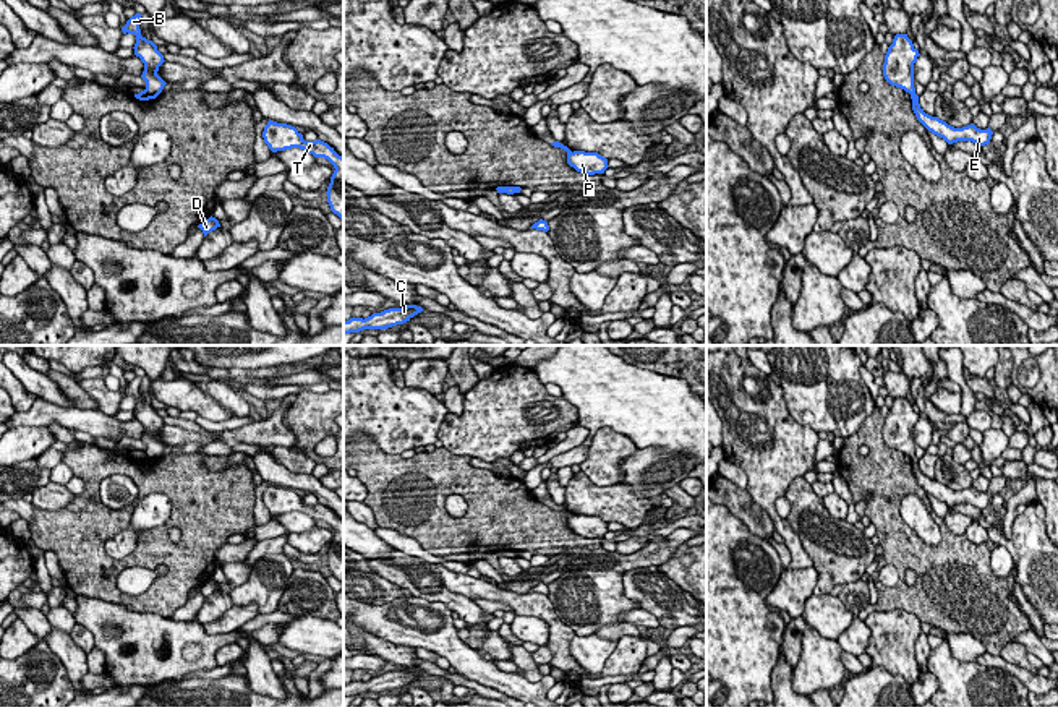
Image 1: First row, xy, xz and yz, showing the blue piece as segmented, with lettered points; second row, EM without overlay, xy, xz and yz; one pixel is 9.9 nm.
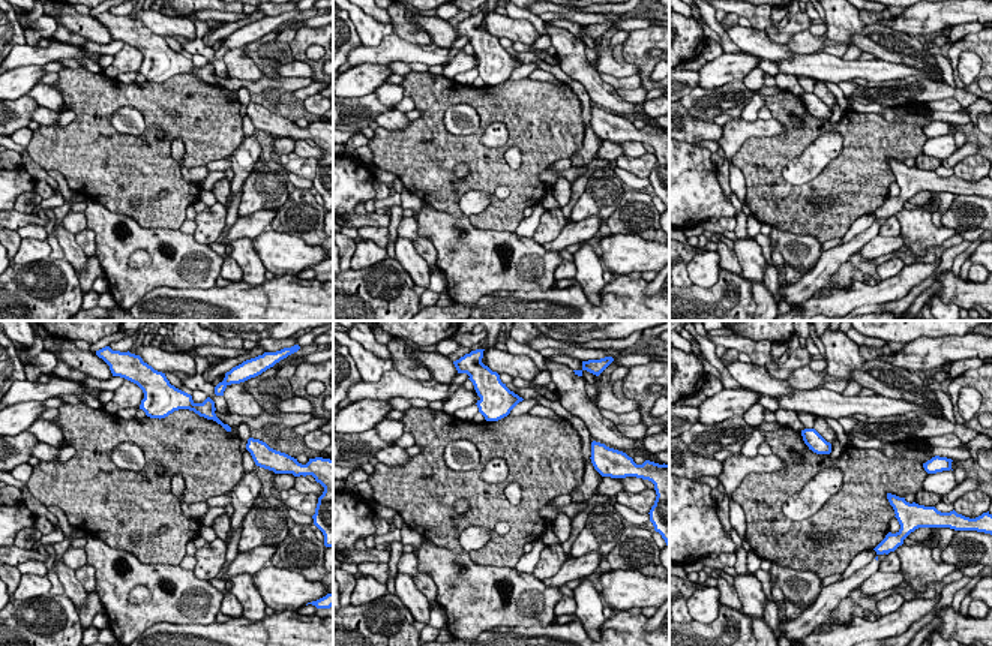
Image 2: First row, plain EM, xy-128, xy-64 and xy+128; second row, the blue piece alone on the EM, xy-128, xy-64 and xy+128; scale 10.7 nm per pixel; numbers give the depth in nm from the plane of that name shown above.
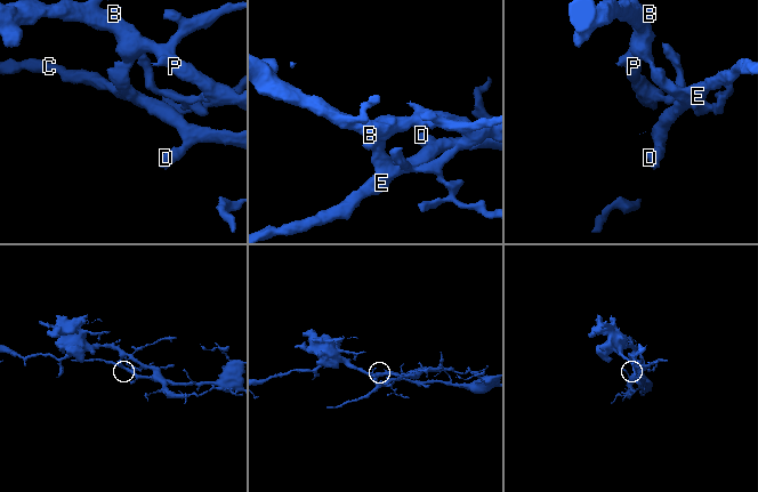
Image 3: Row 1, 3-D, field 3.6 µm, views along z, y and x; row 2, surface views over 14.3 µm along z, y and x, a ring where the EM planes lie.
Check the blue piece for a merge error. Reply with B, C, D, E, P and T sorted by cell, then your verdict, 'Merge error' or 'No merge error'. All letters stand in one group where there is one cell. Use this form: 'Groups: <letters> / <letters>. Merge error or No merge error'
Groups: B P T / C D E. Merge error

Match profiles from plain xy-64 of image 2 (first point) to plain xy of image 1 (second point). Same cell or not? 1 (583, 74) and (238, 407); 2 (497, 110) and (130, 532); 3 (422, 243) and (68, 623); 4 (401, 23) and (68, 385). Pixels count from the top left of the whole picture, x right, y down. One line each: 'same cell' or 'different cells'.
1: same cell
2: different cells
3: different cells
4: same cell

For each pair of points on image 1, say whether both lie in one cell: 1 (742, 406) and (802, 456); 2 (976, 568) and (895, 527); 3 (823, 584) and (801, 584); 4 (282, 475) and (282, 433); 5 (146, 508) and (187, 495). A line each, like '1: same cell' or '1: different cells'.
1: same cell
2: same cell
3: different cells
4: different cells
5: different cells

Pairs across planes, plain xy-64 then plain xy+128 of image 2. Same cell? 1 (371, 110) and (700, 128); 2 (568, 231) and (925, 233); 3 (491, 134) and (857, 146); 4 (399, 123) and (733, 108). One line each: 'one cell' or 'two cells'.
1: two cells
2: two cells
3: two cells
4: two cells

